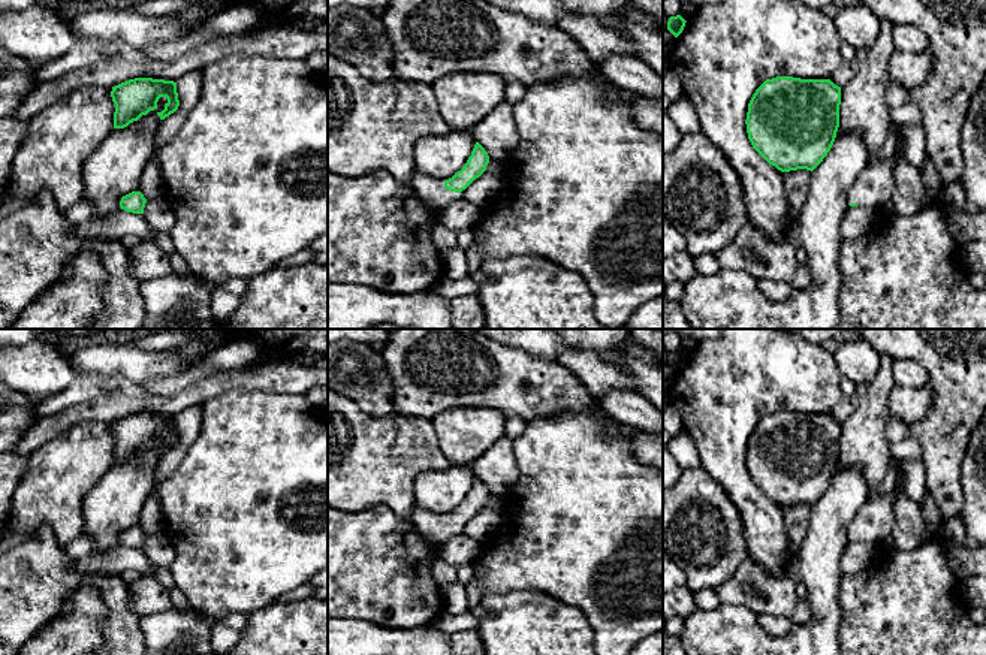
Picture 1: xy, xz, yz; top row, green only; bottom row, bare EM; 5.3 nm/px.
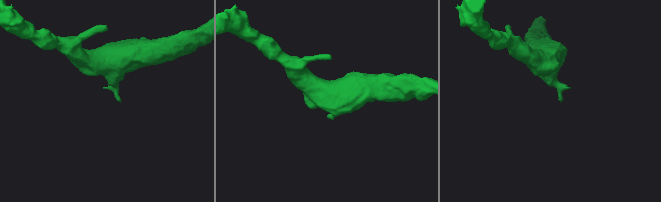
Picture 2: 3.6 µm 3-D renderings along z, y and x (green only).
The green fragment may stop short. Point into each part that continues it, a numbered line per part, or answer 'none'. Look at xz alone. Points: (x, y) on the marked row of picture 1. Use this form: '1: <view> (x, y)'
1: xz (433, 192)

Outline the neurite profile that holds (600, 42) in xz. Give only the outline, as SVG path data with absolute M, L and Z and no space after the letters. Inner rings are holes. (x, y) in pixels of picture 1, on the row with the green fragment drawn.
M563 15L558 27L570 34L595 64L610 57L634 57L633 42L595 16Z

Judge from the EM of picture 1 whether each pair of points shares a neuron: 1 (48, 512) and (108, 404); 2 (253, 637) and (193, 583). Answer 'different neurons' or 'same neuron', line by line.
1: different neurons
2: different neurons

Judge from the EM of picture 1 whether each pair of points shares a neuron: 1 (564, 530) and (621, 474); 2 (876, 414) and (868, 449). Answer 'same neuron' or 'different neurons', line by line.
1: same neuron
2: same neuron

